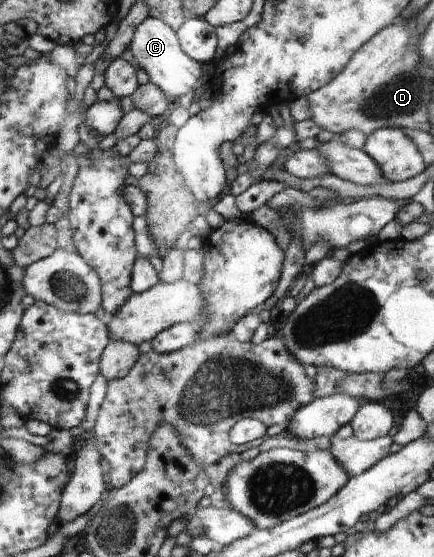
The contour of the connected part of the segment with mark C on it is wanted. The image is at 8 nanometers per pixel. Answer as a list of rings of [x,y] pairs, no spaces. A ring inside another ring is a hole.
[[[151,16],[144,19],[135,29],[129,49],[139,63],[139,67],[148,73],[150,82],[168,97],[181,97],[191,89],[204,86],[199,80],[201,79],[200,63],[193,61],[181,49],[176,32],[160,19]]]

